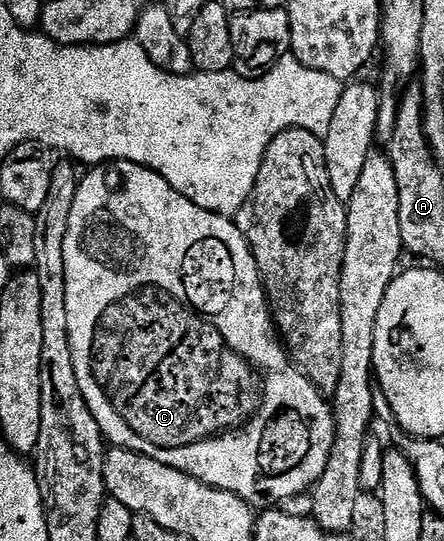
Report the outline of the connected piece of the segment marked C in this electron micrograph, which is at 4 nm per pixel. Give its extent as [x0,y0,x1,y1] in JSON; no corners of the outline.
[66,160,336,510]

